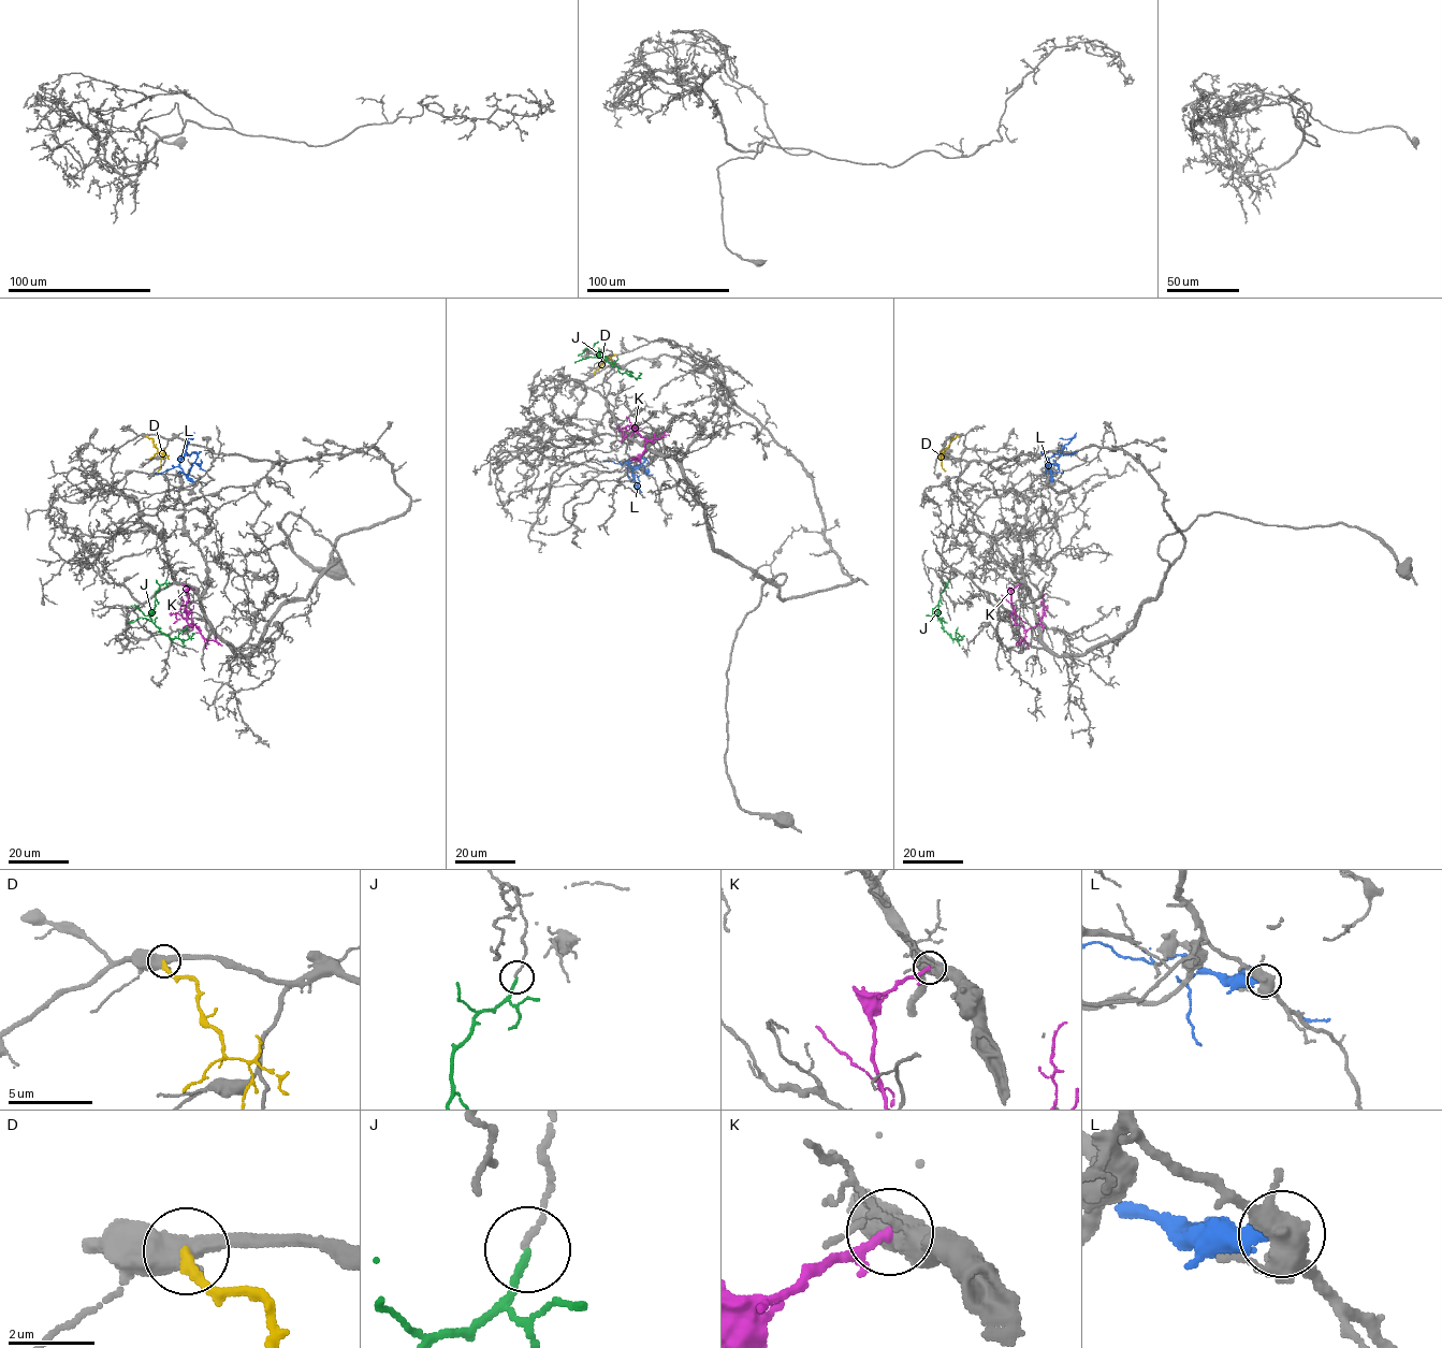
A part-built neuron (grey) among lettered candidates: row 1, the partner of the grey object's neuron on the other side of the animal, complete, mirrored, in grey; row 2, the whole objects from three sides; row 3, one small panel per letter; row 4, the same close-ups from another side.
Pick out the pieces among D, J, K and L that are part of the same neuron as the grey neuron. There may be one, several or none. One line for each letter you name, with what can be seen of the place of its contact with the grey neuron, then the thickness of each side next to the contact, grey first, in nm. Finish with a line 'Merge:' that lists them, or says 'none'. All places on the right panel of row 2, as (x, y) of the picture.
Merge: none

